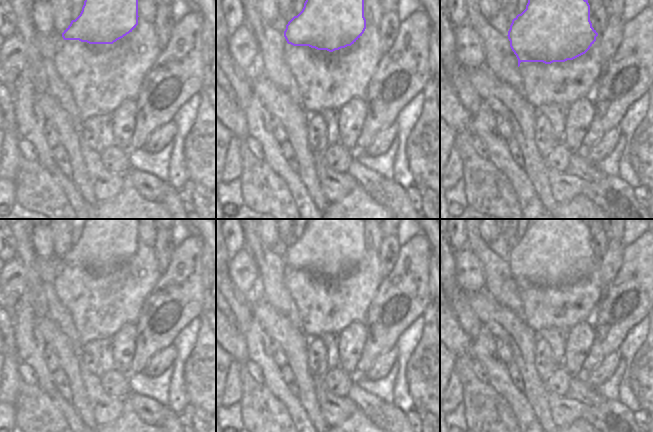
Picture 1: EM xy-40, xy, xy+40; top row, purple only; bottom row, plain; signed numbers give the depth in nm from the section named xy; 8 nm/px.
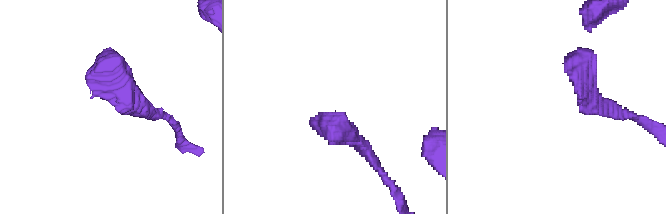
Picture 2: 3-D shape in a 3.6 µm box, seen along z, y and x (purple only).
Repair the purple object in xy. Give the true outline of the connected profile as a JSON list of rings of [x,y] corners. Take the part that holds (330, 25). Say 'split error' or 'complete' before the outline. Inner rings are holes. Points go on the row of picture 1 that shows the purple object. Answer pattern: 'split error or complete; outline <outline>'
complete; outline [[[306,0],[302,11],[286,25],[284,37],[293,46],[333,52],[354,44],[365,29],[364,0]]]

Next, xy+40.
complete; outline [[[528,0],[526,9],[512,20],[507,36],[519,67],[521,62],[573,60],[590,49],[598,33],[590,21],[588,0]]]

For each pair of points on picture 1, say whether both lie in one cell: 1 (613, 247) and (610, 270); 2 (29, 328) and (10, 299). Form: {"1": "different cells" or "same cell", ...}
{"1": "same cell", "2": "different cells"}

